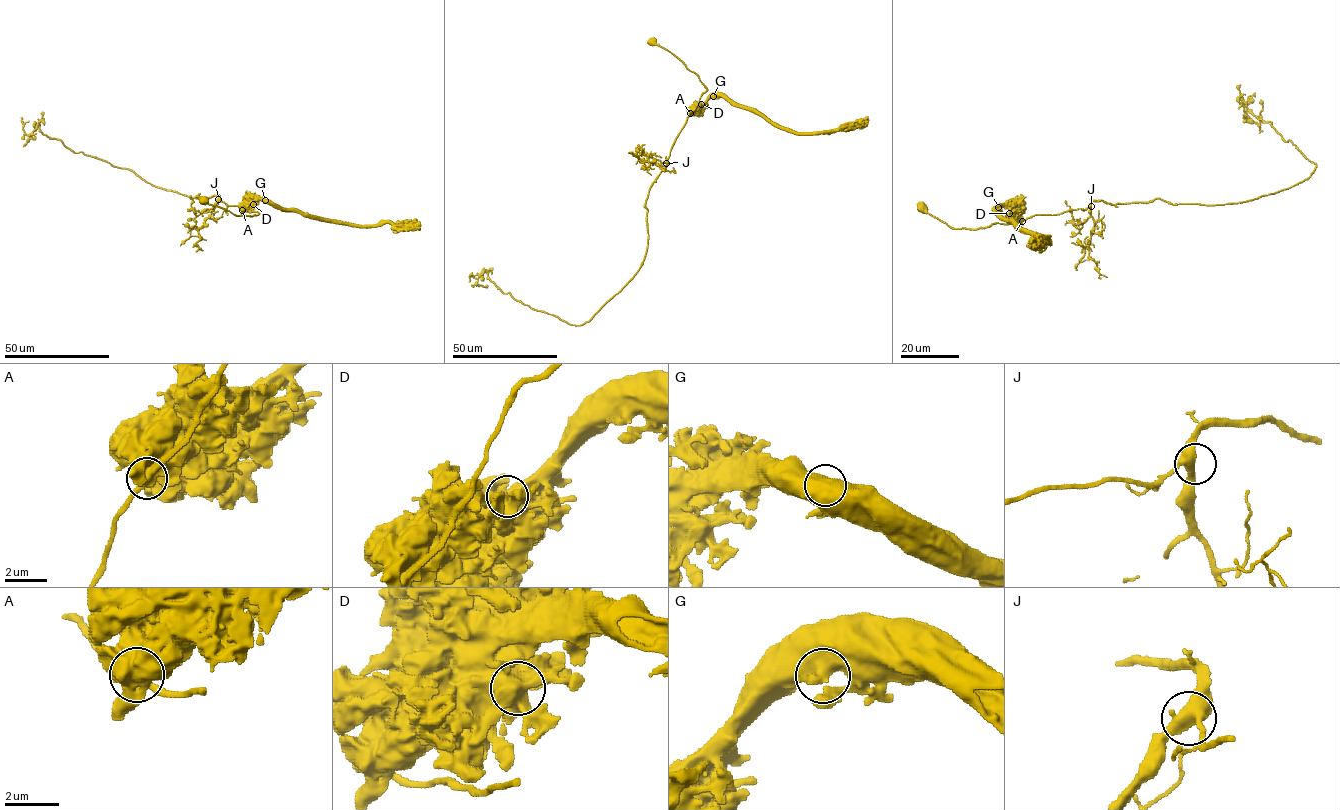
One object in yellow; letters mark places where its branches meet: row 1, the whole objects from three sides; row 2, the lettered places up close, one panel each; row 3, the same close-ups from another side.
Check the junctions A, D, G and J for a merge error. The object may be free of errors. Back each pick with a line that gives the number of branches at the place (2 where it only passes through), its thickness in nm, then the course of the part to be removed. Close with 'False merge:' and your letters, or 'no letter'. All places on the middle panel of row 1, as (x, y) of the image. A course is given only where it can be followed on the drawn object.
A: 3 | 500 nm | (691, 113), (649, 190), (642, 265), (591, 318), (574, 325), (533, 309), (484, 272), (476, 284), (488, 285)
False merge: A

